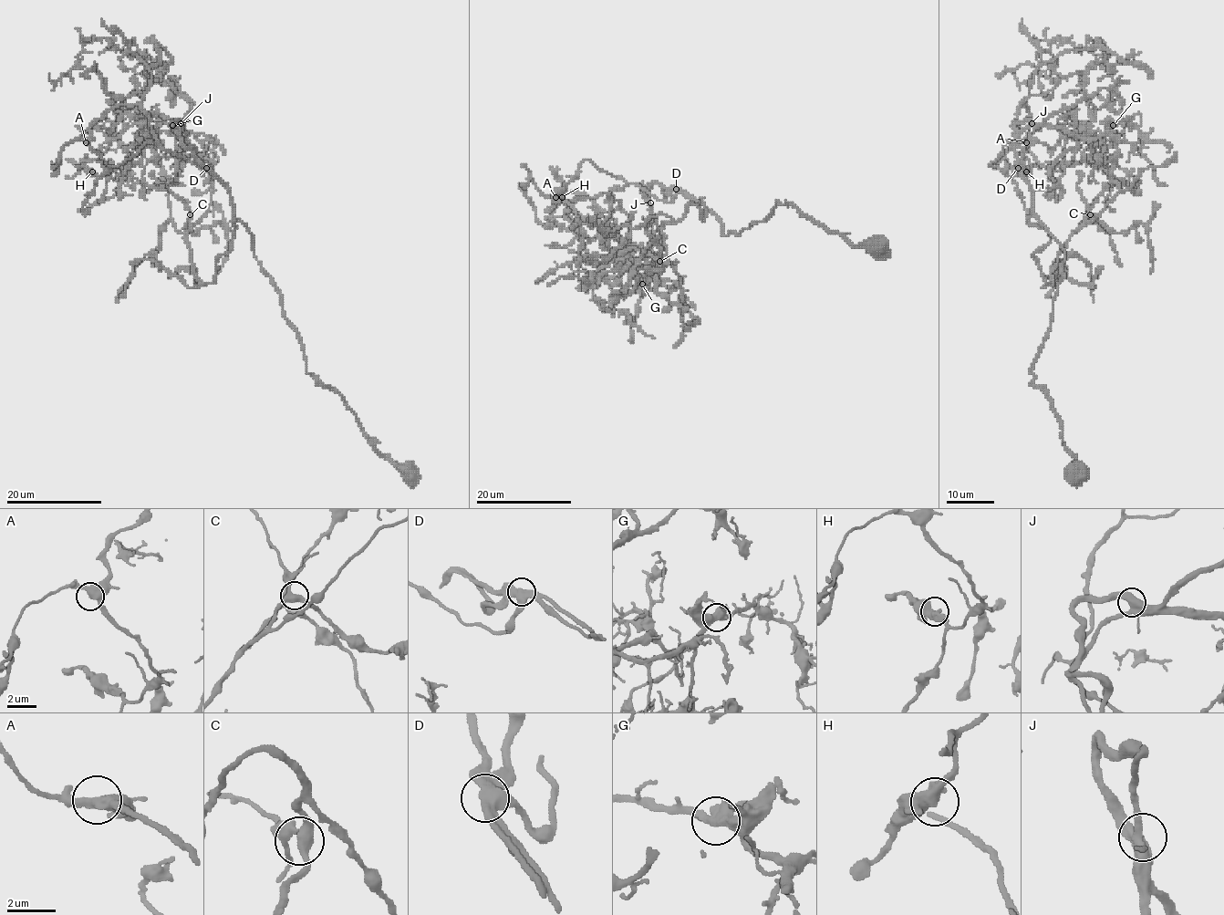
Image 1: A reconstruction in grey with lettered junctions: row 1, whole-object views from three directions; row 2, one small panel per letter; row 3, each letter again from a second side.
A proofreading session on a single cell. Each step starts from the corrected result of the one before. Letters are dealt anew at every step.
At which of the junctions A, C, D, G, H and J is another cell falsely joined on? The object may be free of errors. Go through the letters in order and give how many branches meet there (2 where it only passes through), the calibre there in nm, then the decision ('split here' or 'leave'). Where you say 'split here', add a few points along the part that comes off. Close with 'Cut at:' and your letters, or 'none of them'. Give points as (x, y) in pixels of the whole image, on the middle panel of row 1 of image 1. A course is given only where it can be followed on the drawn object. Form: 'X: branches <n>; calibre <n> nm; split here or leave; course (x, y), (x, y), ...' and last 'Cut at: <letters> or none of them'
A: branches 3; calibre 420 nm; leave
C: branches 3; calibre 360 nm; leave
D: branches 3; calibre 420 nm; leave
G: branches 3; calibre 440 nm; leave
H: branches 3; calibre 440 nm; leave
J: branches 3; calibre 420 nm; leave
Cut at: none of them

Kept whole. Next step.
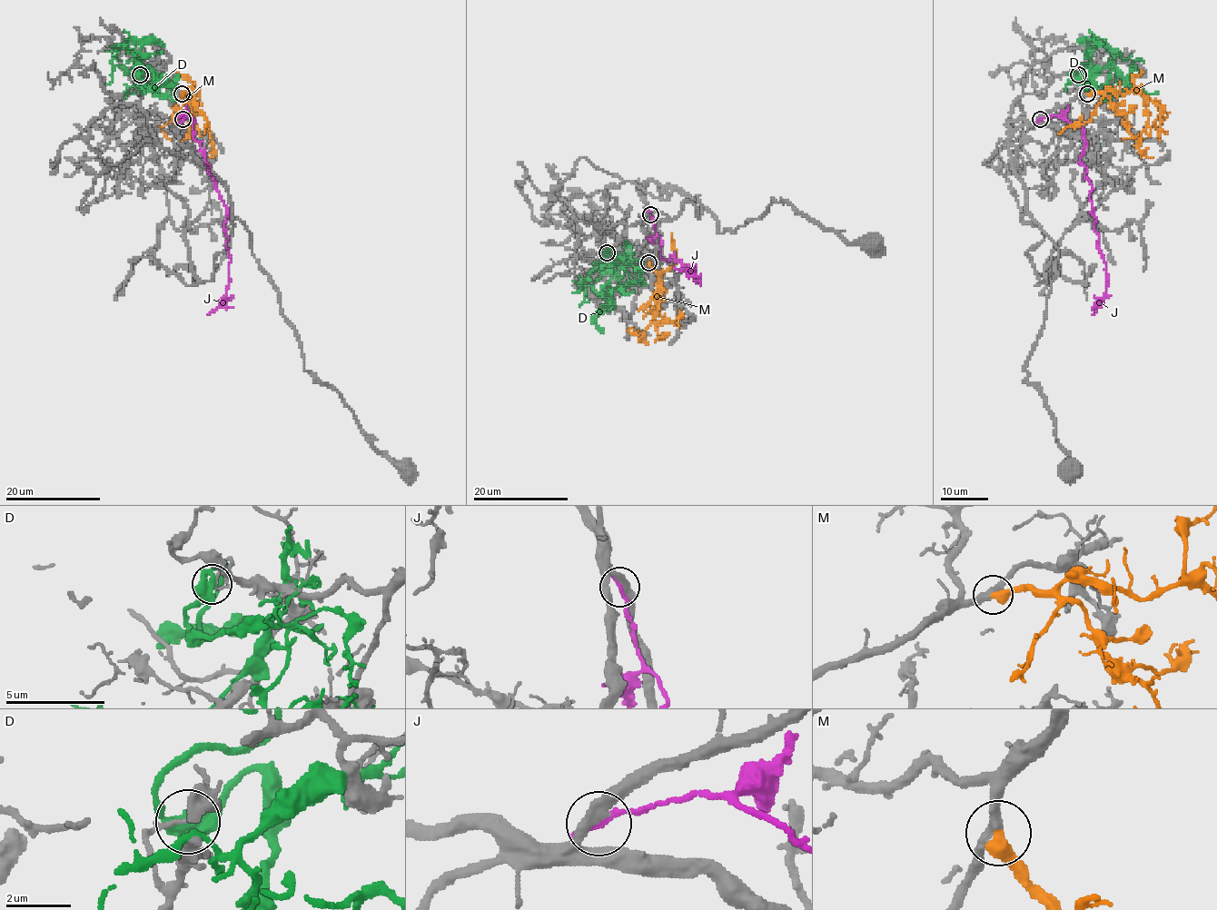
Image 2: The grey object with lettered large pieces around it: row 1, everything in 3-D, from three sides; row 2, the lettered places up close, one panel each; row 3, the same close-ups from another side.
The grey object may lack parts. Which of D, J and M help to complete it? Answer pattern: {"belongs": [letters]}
{"belongs": ["M"]}

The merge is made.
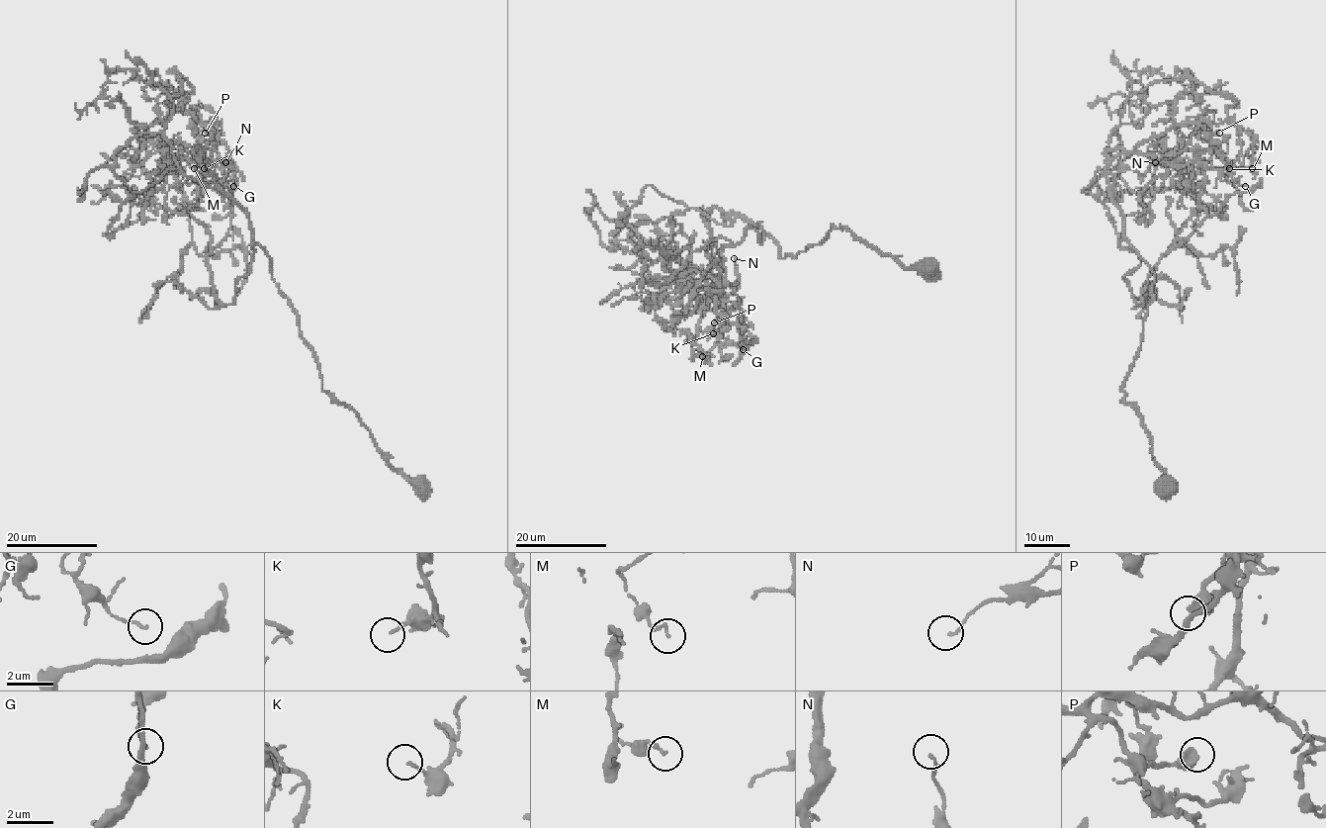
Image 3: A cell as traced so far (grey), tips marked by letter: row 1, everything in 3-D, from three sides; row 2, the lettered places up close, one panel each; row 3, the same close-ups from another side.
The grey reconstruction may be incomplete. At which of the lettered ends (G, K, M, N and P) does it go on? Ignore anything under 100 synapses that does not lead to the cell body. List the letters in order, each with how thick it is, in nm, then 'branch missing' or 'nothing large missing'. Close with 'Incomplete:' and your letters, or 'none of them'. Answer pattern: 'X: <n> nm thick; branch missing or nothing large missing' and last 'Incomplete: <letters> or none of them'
G: 80 nm thick; nothing large missing
K: 110 nm thick; nothing large missing
M: 110 nm thick; nothing large missing
N: 100 nm thick; nothing large missing
P: 380 nm thick; nothing large missing
Incomplete: none of them

